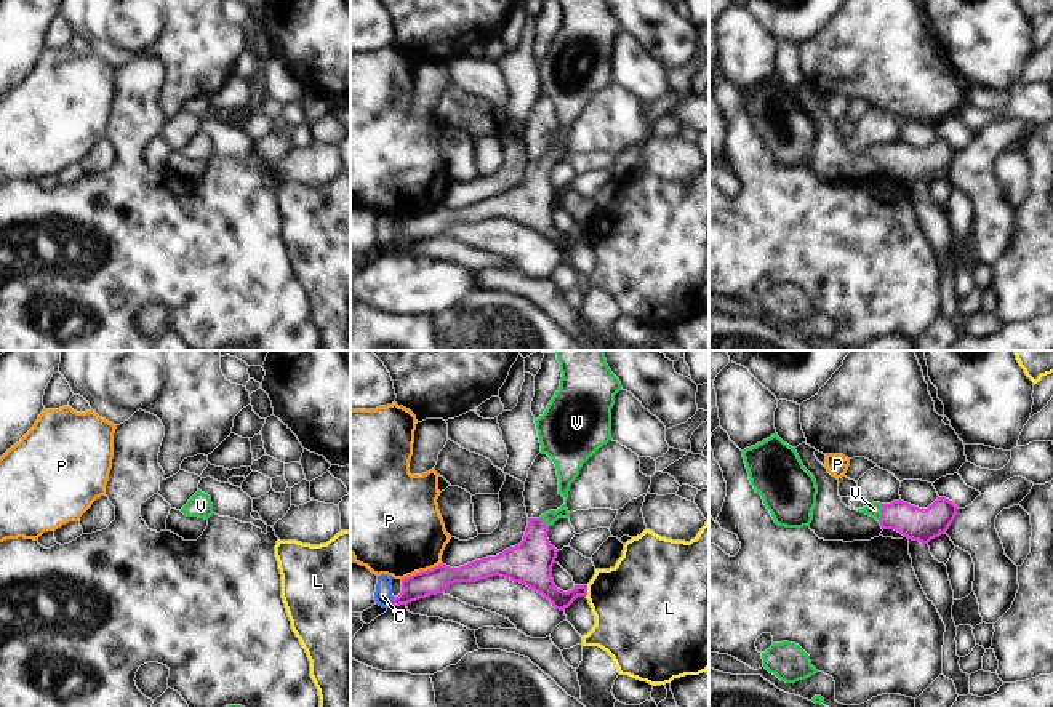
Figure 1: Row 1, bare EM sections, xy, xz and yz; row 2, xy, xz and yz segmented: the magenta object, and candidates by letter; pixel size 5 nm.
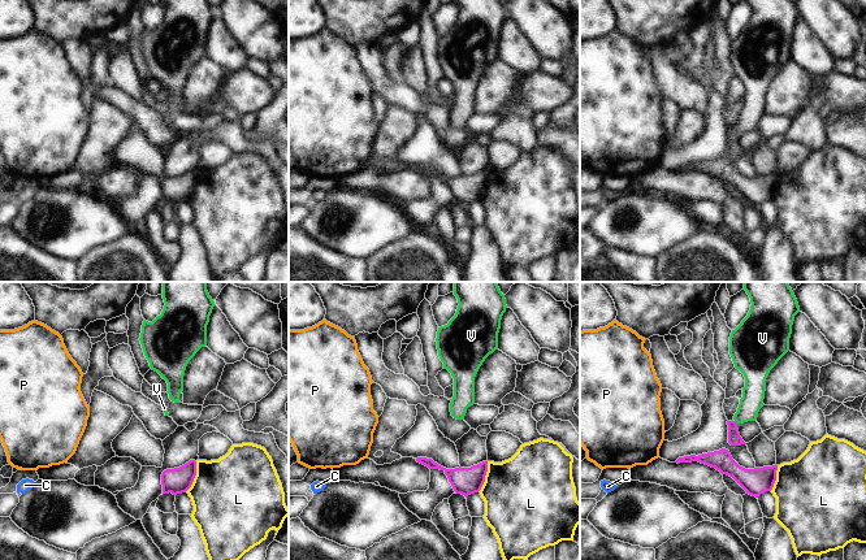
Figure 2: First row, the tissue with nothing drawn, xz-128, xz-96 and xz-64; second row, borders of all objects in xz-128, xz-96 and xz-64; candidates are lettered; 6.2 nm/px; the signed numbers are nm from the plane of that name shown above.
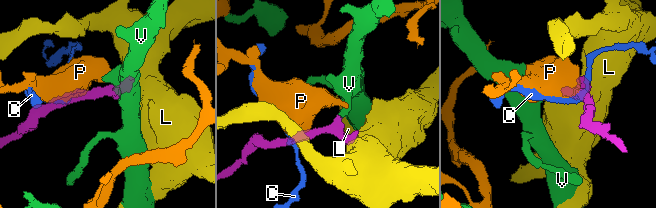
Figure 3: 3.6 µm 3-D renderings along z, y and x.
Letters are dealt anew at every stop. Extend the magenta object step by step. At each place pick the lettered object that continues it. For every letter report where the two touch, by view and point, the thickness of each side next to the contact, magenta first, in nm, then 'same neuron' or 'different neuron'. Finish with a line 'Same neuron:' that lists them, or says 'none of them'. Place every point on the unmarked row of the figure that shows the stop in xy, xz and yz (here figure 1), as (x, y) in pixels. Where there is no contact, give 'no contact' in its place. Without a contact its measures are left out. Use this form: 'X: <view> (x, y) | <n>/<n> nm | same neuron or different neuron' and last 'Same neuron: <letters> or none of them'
C: xz (394, 243) | 130/90 nm | different neuron
L: xz (586, 232) | 130/420 nm | different neuron
P: xz (421, 213) | 130/460 nm | different neuron
V: yz (882, 155) | 170/70 nm | same neuron
Same neuron: V

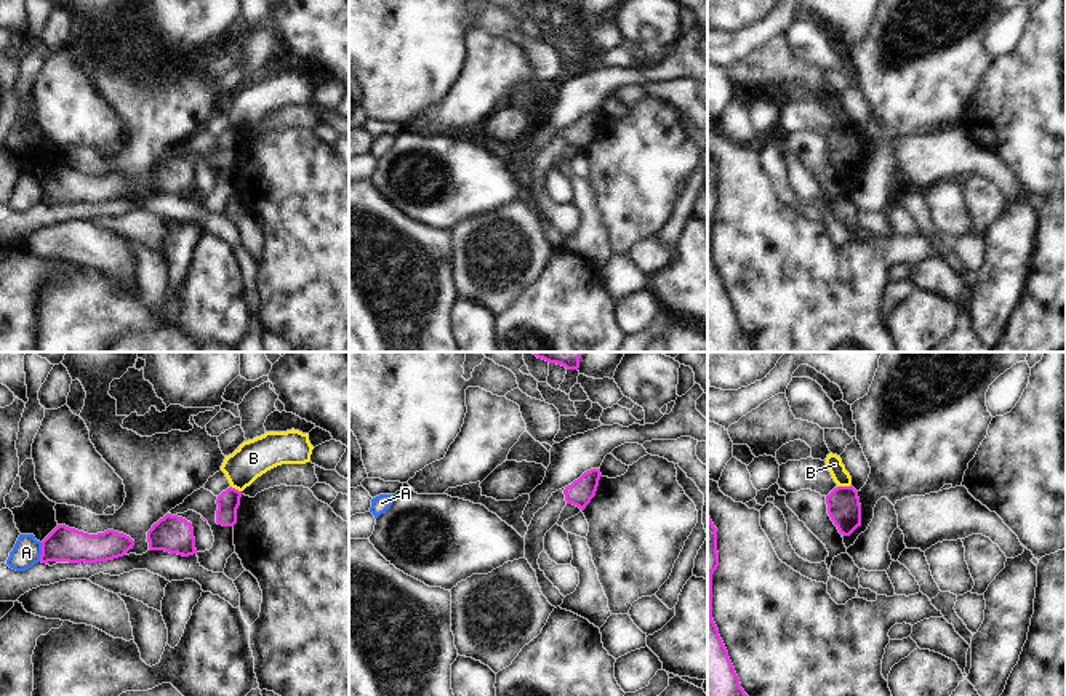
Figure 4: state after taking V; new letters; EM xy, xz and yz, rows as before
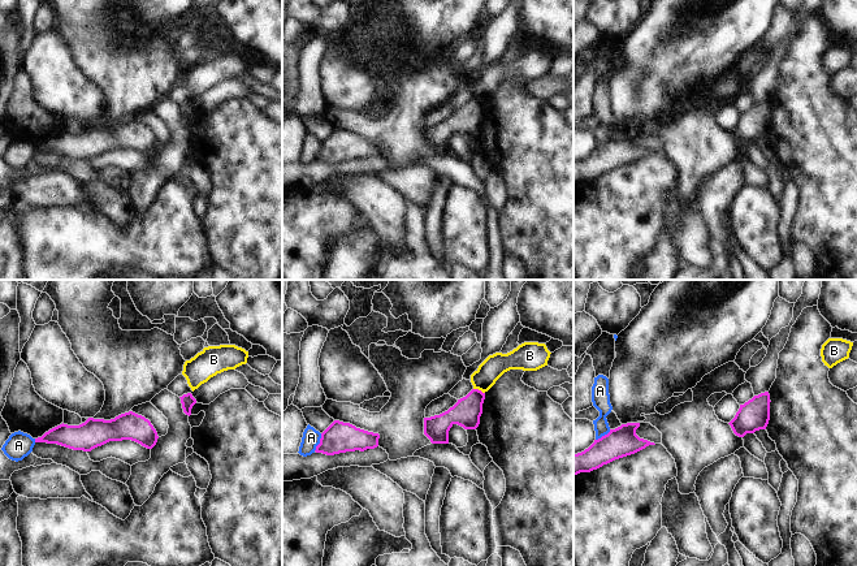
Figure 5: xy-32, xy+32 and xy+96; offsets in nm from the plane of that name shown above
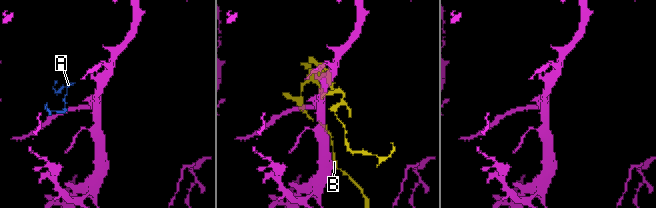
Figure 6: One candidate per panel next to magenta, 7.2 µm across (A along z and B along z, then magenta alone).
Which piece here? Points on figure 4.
A: xy (42, 194) | 180/140 nm | different neuron
B: yz (844, 128) | 170/80 nm | different neuron
Same neuron: none of them

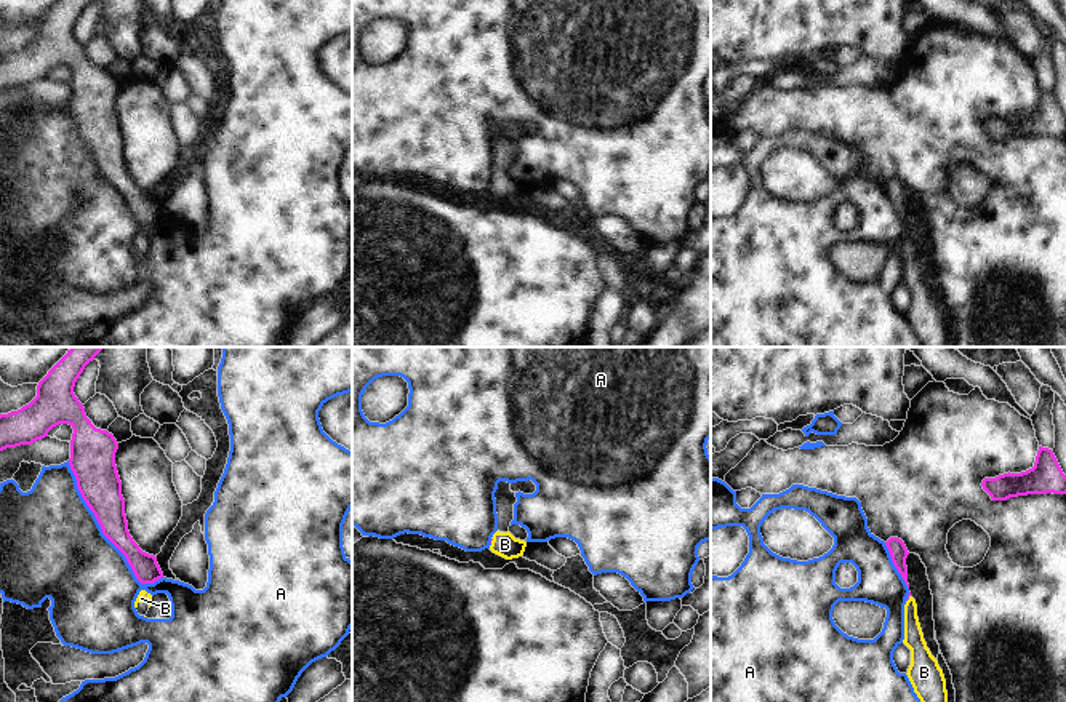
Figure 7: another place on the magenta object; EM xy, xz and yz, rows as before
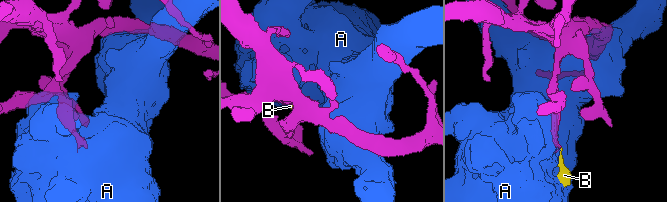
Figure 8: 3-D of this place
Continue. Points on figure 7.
A: xy (103, 173) | 220/500 nm | different neuron
B: no contact | same neuron
Same neuron: B

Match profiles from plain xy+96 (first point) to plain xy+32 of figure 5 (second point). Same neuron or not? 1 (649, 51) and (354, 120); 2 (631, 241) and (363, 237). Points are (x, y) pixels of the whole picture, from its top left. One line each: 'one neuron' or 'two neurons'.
1: two neurons
2: two neurons

